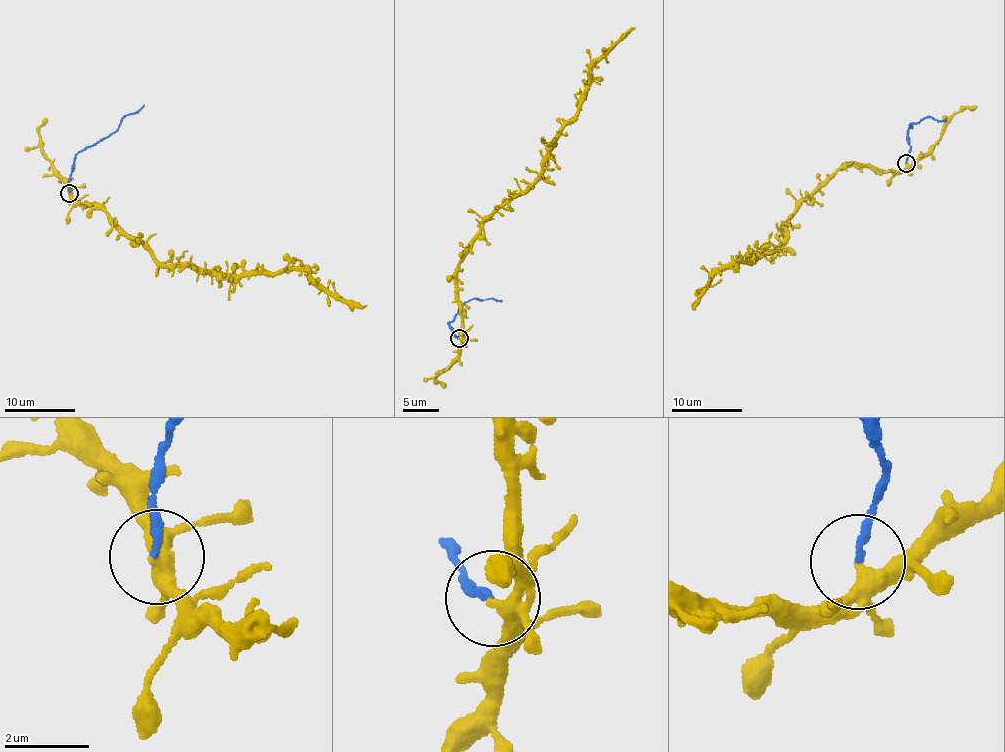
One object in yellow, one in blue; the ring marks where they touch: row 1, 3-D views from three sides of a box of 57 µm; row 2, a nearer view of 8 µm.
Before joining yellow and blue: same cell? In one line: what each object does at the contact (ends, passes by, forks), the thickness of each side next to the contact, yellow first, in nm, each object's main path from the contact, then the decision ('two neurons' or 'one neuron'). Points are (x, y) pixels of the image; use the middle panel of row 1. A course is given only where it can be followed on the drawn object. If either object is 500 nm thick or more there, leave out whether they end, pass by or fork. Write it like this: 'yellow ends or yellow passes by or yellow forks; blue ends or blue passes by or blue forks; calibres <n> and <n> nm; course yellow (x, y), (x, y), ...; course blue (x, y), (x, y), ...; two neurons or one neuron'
yellow forks; blue ends; calibres 320 and 170 nm; course yellow (457, 338), (464, 324), (461, 255), (481, 219), (537, 176), (575, 116), (592, 60), (635, 28); course blue (459, 338), (453, 335), (448, 324), (463, 304), (473, 299), (500, 299); two neurons

